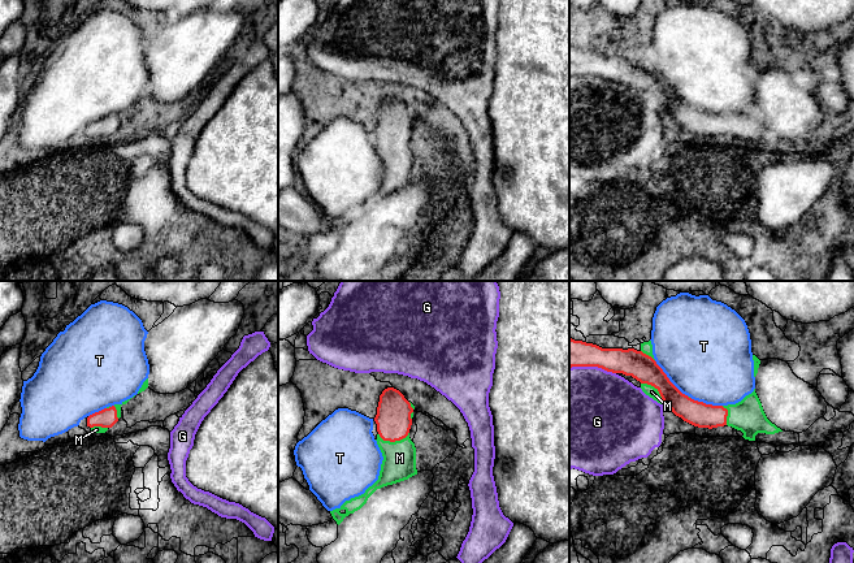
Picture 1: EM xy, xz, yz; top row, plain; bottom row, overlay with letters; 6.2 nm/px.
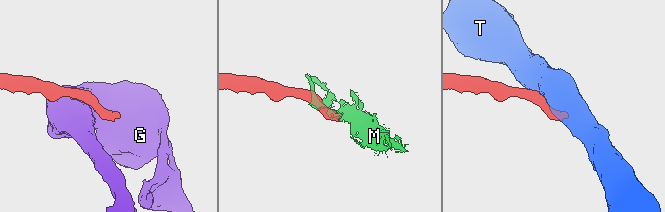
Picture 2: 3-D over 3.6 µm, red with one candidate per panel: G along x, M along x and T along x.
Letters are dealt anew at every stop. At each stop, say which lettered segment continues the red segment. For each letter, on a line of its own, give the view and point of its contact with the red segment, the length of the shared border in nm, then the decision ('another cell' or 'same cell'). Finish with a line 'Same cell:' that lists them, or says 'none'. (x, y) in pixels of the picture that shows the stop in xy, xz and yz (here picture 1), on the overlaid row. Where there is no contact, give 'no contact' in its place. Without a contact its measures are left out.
G: contact yz (593, 366); length 300 nm; another cell
M: contact xz (394, 441); length 190 nm; same cell
T: contact yz (668, 380); length 320 nm; another cell
Same cell: M

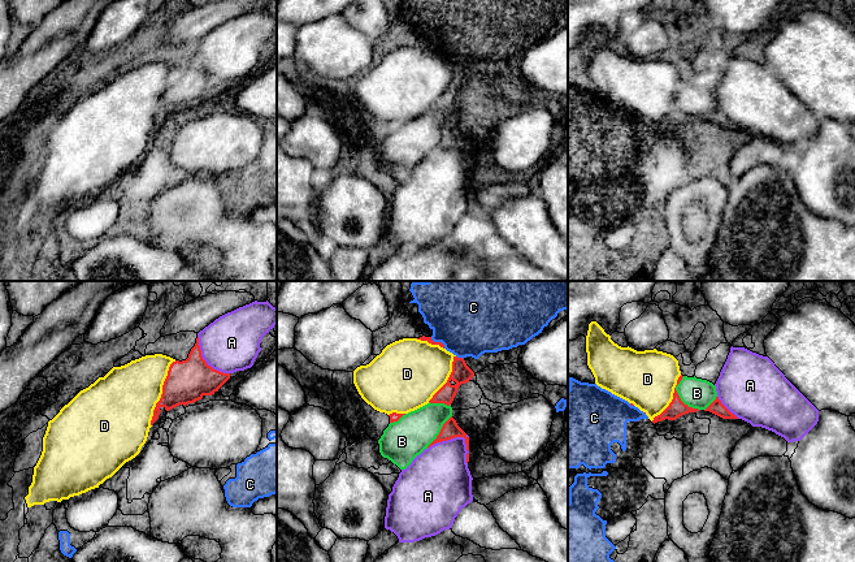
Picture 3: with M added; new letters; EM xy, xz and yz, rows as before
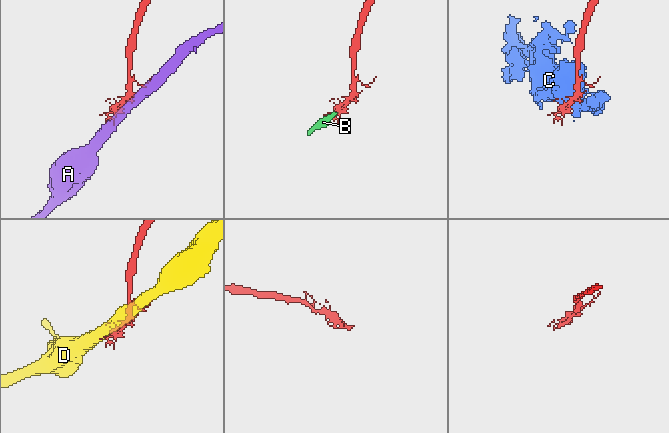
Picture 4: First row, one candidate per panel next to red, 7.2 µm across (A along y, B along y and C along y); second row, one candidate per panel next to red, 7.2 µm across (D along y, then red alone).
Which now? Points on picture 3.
A: contact xz (459, 436); length 260 nm; another cell
B: contact yz (678, 397); length 240 nm; same cell
C: contact xz (438, 342); length 120 nm; another cell
D: contact xy (163, 393); length 440 nm; another cell
Same cell: B

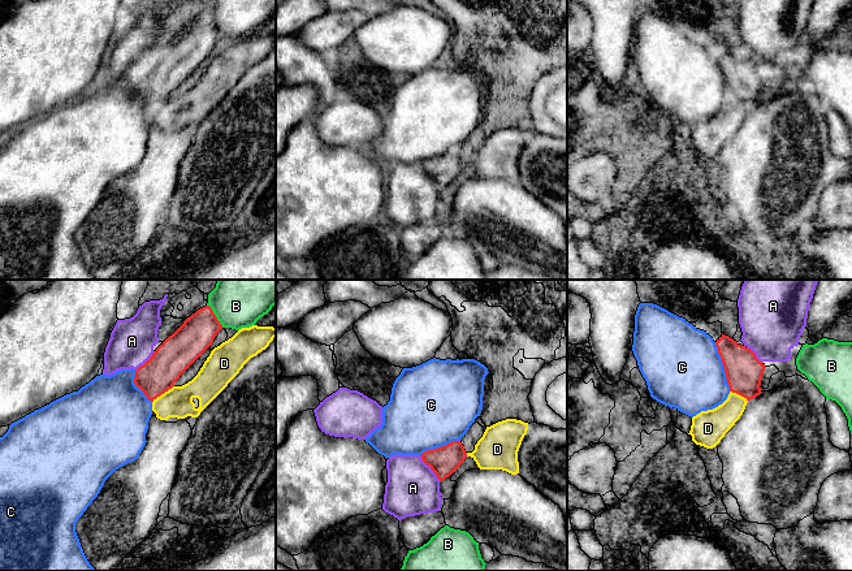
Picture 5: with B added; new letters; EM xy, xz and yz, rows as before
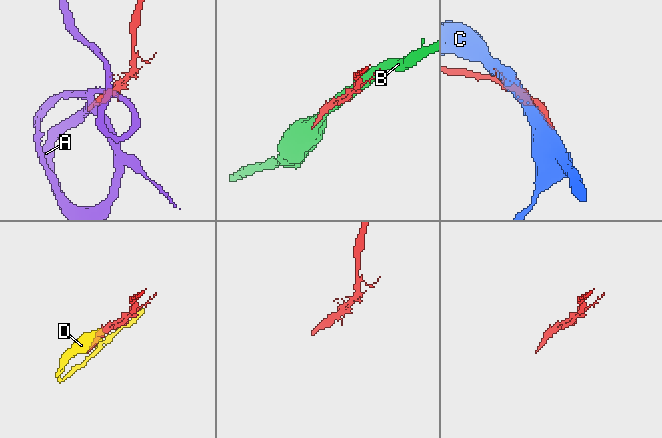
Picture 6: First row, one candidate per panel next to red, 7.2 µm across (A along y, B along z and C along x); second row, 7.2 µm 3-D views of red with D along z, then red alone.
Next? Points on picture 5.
A: contact xz (431, 468); length 200 nm; another cell
B: contact xy (215, 316); length 170 nm; another cell
C: contact yz (723, 367); length 320 nm; another cell
D: contact xy (163, 393); length 170 nm; another cell
Same cell: none

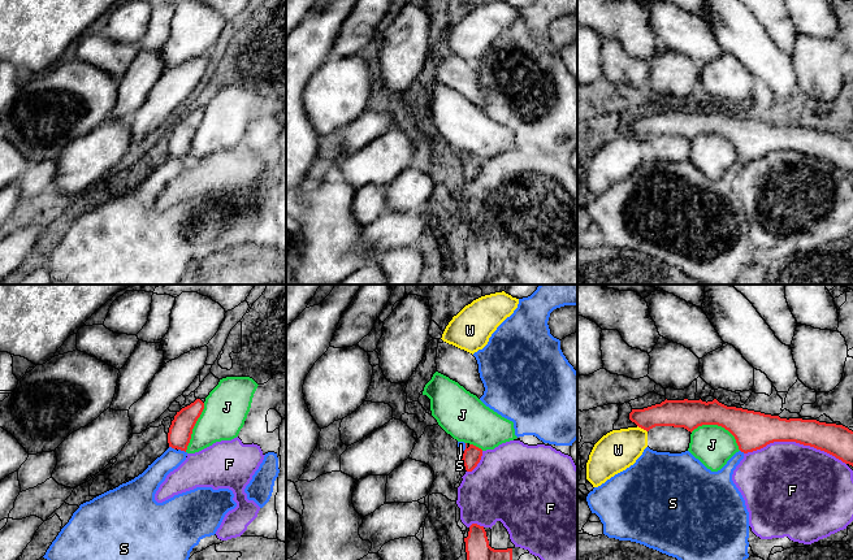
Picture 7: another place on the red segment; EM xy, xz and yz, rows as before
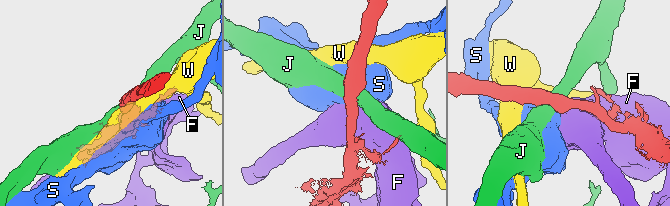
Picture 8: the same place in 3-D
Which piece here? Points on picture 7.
F: contact yz (795, 441); length 650 nm; another cell
J: contact yz (719, 425); length 340 nm; another cell
S: contact xy (182, 450); length 50 nm; another cell
W: contact yz (643, 428); length 80 nm; another cell
Same cell: none

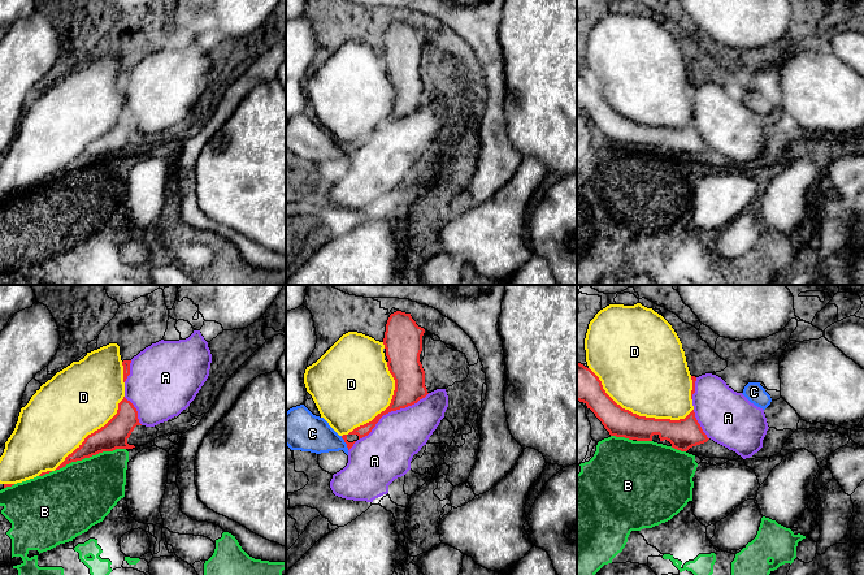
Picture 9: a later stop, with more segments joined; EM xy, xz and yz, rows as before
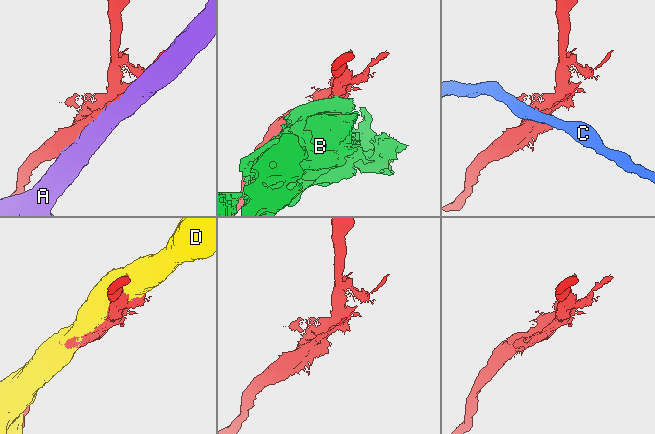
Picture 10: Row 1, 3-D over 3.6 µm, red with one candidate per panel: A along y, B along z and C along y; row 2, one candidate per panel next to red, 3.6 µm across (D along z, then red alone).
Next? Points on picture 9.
A: contact xz (393, 410); length 550 nm; another cell
B: contact xy (90, 455); length 460 nm; another cell
C: contact xz (344, 441); length 100 nm; another cell
D: contact yz (635, 414); length 700 nm; another cell
Same cell: none

